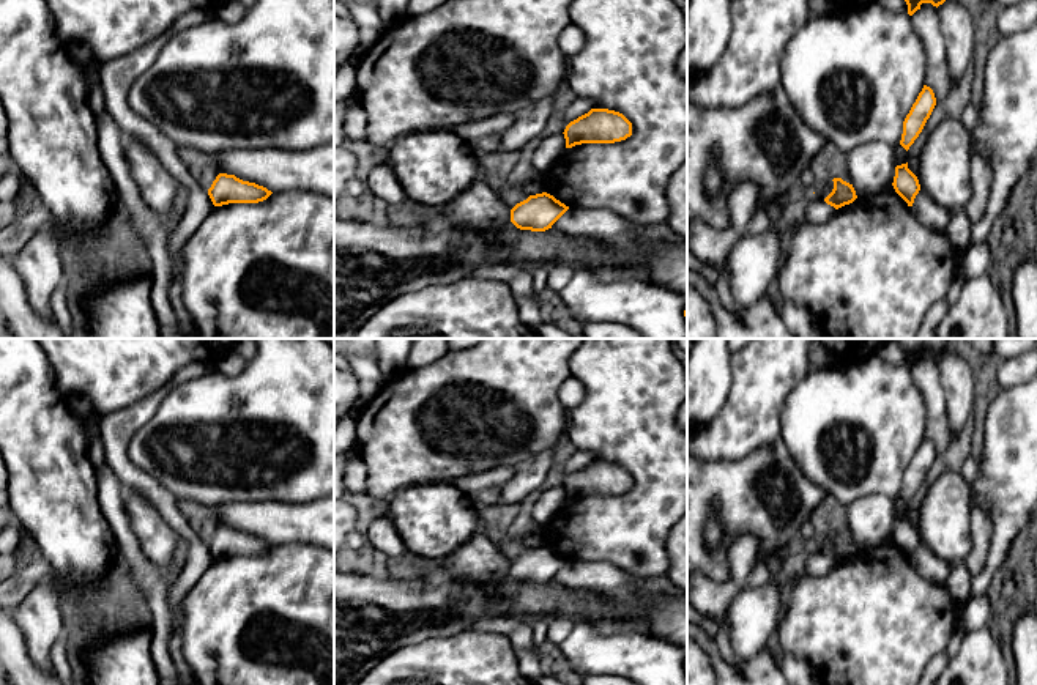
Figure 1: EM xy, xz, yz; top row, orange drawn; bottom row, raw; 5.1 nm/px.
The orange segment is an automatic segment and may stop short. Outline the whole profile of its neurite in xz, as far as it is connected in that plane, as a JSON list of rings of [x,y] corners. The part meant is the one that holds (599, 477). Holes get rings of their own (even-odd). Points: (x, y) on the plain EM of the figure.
[[[591,461],[564,482],[566,501],[582,496],[615,496],[632,488],[632,476],[619,465]]]

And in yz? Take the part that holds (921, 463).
[[[924,438],[916,455],[903,474],[903,487],[900,498],[908,504],[914,493],[922,485],[927,472],[936,458],[935,446],[930,439]]]

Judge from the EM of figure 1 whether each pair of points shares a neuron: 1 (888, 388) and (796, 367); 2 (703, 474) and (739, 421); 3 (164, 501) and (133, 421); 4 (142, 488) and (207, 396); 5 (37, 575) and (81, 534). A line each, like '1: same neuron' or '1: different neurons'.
1: different neurons
2: different neurons
3: same neuron
4: different neurons
5: different neurons

